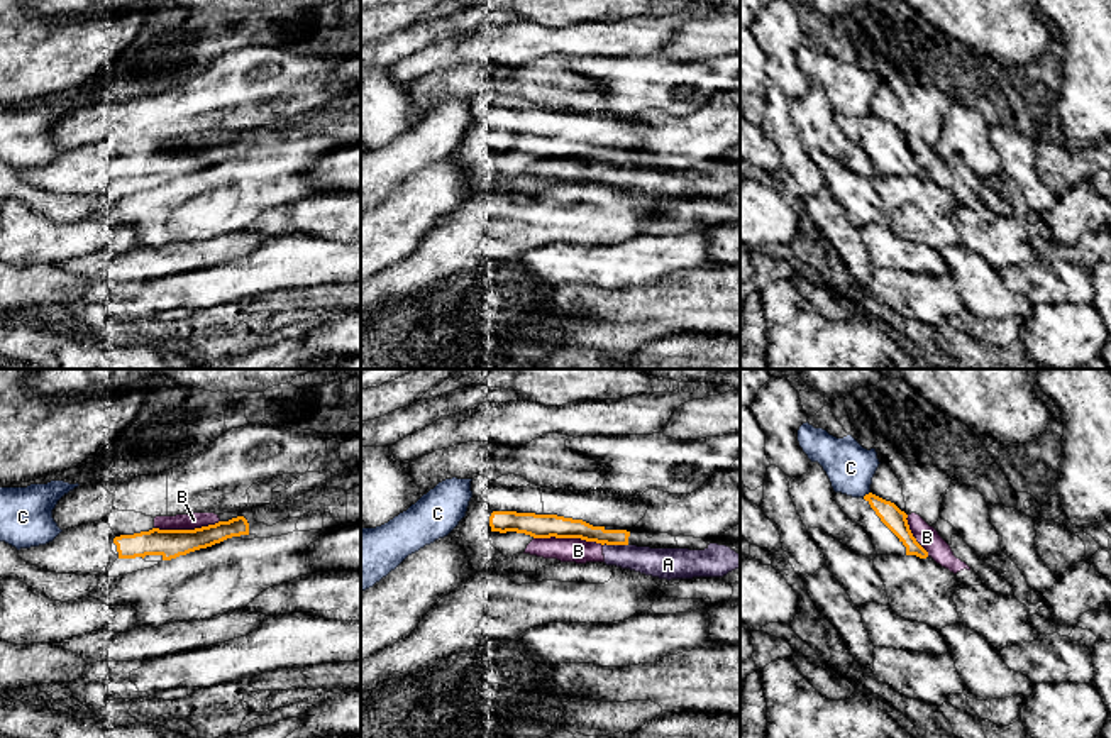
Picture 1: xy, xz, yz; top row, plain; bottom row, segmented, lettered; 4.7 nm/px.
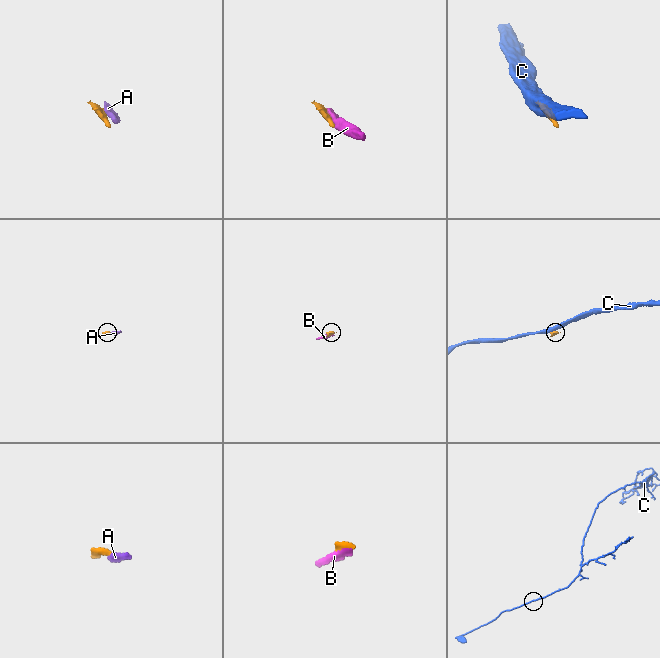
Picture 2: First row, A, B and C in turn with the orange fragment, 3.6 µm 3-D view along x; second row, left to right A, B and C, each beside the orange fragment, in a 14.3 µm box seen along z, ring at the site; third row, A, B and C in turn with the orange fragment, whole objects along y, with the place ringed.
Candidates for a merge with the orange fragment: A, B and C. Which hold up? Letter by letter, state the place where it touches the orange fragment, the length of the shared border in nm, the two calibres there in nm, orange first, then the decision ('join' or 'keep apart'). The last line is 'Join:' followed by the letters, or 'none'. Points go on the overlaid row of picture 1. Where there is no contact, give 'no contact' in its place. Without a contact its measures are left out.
A: xz (615, 544) | 120 nm | 100/140 nm | keep apart
B: xz (568, 537) | 340 nm | 110/120 nm | keep apart
C: yz (866, 495) | 50 nm | 100/220 nm | keep apart
Join: none

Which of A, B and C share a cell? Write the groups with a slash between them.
A B / C

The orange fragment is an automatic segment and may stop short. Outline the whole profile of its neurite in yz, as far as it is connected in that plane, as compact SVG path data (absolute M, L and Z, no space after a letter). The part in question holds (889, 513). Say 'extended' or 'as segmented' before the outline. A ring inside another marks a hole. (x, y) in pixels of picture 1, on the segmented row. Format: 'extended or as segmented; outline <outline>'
extended; outline M835 493L840 509L872 540L877 555L916 555L926 559L928 552L913 537L908 515L894 503L886 501L872 493L864 498L852 498Z

